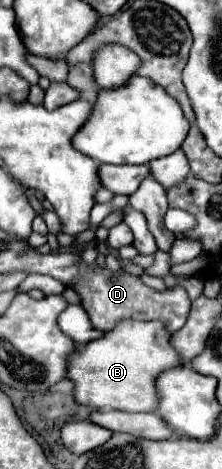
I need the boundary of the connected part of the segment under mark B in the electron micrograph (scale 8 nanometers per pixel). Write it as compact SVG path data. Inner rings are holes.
M122 320L114 330L104 332L102 338L88 342L84 348L76 348L68 358L68 378L74 382L74 400L78 404L90 406L94 410L124 410L124 412L154 412L158 404L154 378L172 368L180 366L180 356L170 348L170 334L160 322L140 322L140 320Z

